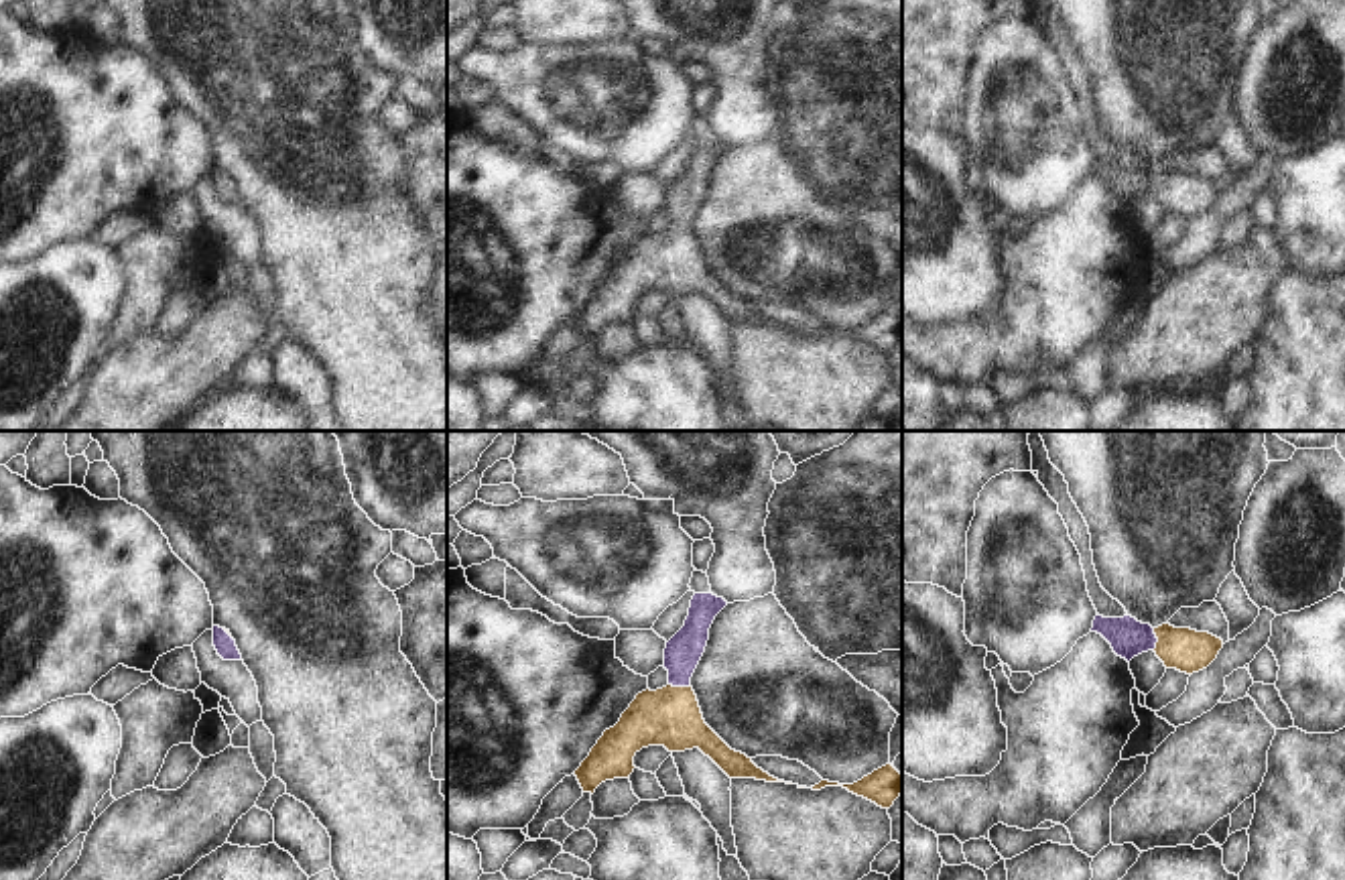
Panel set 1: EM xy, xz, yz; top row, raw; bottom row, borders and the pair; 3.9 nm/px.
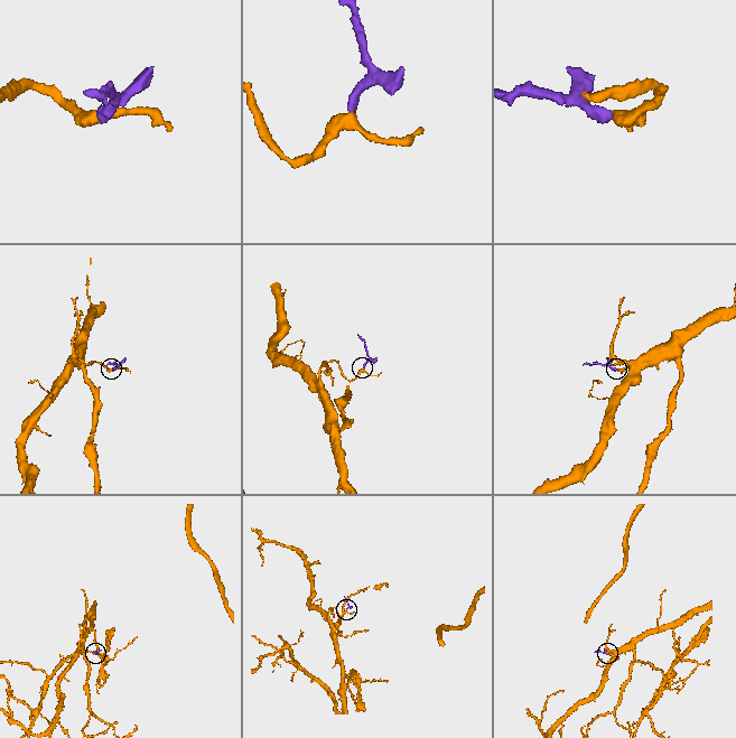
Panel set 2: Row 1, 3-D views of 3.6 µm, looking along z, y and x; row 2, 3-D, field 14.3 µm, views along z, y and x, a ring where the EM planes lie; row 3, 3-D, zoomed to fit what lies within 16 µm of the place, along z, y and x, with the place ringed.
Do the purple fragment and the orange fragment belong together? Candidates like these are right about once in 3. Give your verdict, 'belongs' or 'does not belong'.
belongs

